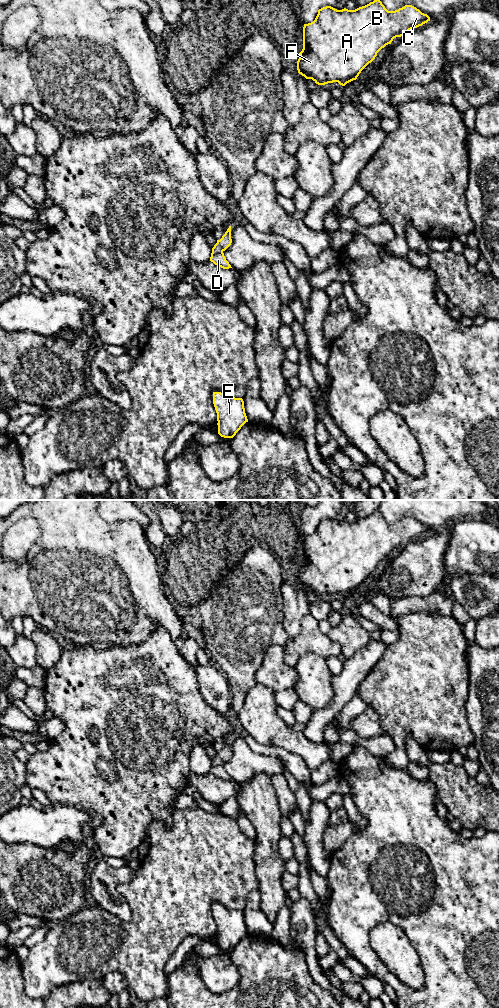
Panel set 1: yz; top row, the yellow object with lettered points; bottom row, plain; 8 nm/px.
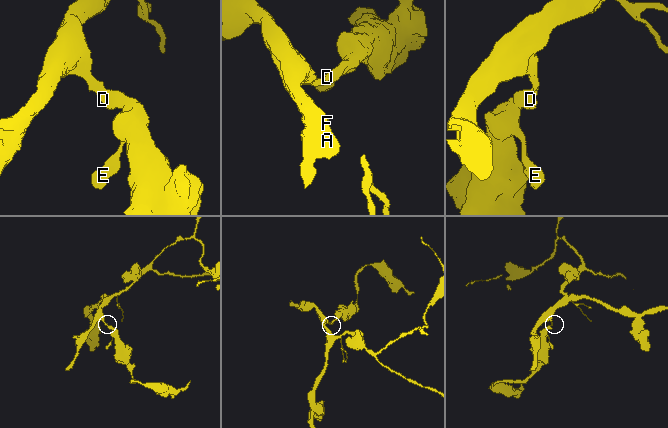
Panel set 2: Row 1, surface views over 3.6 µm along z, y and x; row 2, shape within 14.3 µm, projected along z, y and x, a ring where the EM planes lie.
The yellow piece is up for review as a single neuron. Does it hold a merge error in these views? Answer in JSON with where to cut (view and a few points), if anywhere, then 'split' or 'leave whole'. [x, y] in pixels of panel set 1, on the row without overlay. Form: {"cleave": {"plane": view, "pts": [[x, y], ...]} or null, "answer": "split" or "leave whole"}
{"cleave": null, "answer": "leave whole"}

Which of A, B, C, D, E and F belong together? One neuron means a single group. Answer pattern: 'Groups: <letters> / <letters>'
Groups: A B C D E F

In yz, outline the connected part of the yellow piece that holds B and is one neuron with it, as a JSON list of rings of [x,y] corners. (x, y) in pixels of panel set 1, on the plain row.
[[[378,510],[355,522],[323,519],[318,522],[313,534],[304,536],[303,561],[297,573],[298,585],[318,597],[338,594],[345,598],[356,592],[377,565],[391,556],[394,550],[401,549],[428,533],[430,529],[412,517],[388,523]]]

